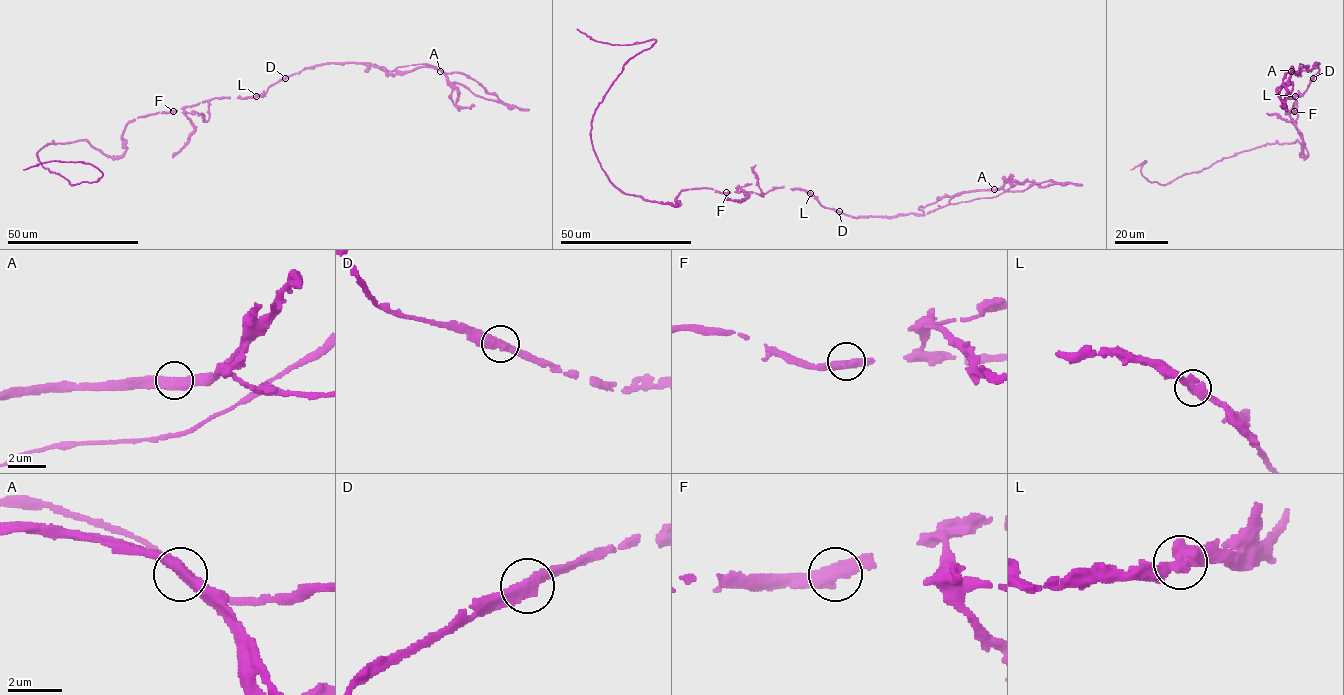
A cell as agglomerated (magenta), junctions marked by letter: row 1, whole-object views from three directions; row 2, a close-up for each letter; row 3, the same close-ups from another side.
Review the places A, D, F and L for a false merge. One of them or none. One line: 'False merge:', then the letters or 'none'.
False merge: A

